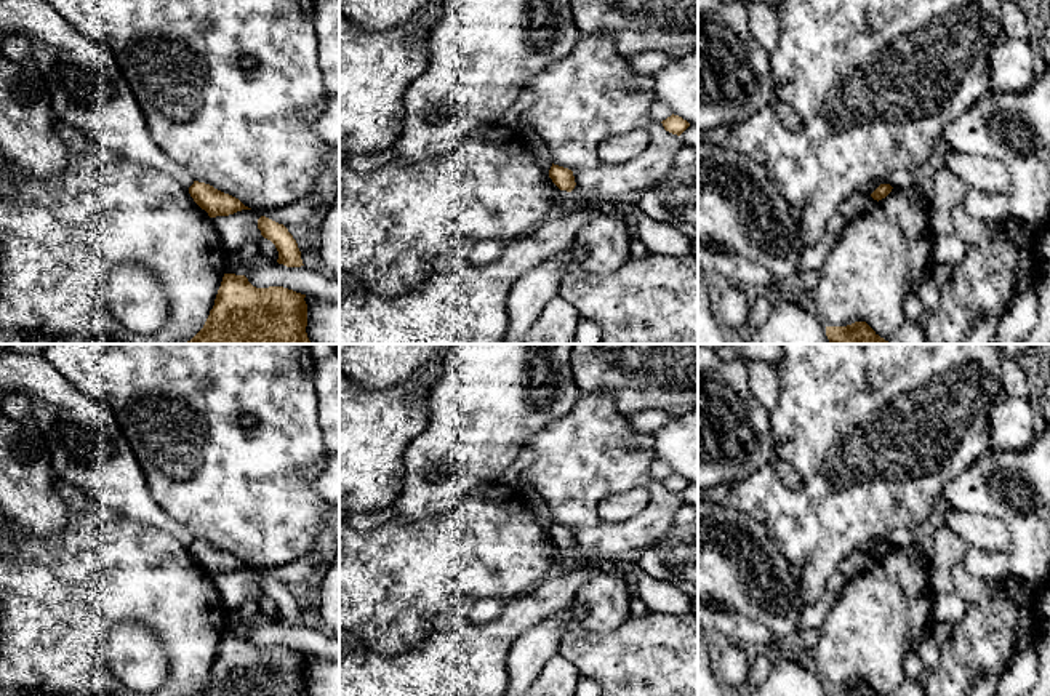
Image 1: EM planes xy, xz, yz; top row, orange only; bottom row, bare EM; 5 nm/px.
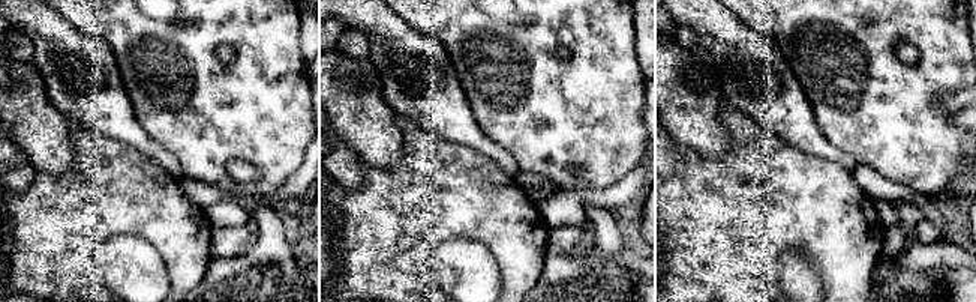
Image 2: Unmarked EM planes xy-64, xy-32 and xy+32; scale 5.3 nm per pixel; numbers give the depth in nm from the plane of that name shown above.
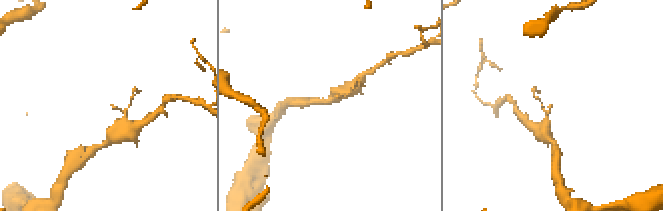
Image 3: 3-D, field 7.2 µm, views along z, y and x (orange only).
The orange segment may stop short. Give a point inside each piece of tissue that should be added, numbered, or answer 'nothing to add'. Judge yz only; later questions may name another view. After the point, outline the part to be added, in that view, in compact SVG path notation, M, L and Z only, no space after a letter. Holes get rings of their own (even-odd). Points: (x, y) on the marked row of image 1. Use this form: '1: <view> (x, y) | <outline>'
nothing to add

